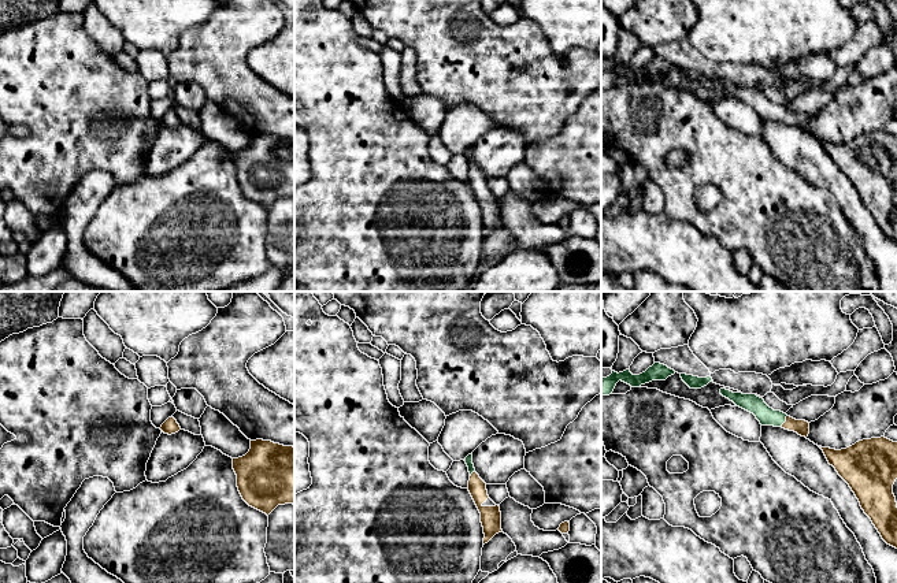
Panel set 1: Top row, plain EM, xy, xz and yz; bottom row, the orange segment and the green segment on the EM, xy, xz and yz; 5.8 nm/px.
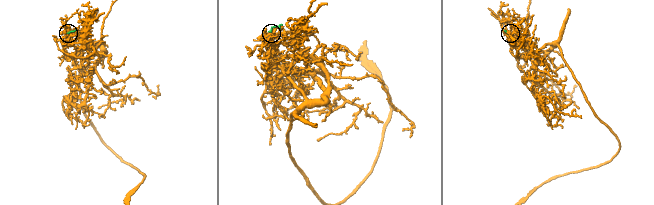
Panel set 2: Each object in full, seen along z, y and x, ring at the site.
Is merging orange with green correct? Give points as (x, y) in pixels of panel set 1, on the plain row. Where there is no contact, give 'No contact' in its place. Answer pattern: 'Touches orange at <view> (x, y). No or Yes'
Touches orange at yz (786, 114). Yes

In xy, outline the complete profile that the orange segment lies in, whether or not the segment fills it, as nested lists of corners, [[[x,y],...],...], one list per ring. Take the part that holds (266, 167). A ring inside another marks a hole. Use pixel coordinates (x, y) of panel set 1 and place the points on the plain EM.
[[[251,134],[249,145],[233,152],[242,193],[267,209],[285,197],[294,198],[294,141]]]

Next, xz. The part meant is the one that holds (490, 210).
[[[472,146],[466,151],[466,157],[470,166],[468,174],[468,185],[481,207],[481,216],[483,220],[483,238],[488,237],[496,227],[501,226],[501,205],[500,200],[483,200],[482,197],[486,196],[489,192],[486,177],[479,171],[475,166],[472,157]]]

